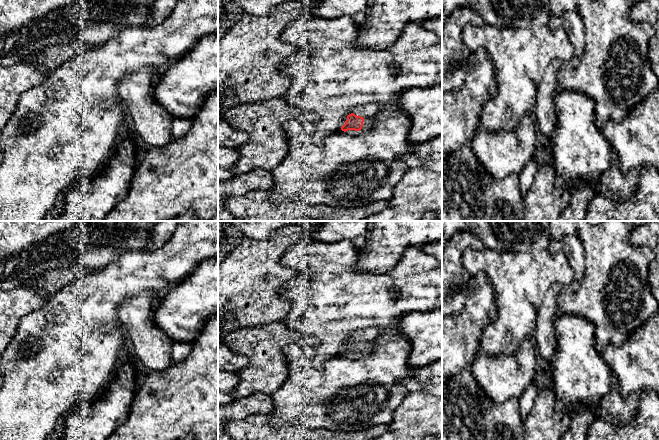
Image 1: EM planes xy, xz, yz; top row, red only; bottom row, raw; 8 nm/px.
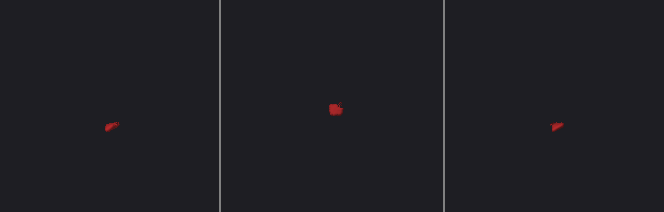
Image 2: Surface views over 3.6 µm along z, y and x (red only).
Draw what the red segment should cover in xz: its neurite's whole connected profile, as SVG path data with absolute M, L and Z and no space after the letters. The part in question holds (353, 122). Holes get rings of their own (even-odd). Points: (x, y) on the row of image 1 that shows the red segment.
M375 103L359 106L347 116L347 120L341 130L348 134L357 133L362 129L363 123L371 122L379 111L379 105Z

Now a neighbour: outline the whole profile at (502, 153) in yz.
M528 113L521 119L518 127L510 131L491 132L479 124L471 146L486 173L495 179L504 179L512 174L520 174L538 148L535 123Z

